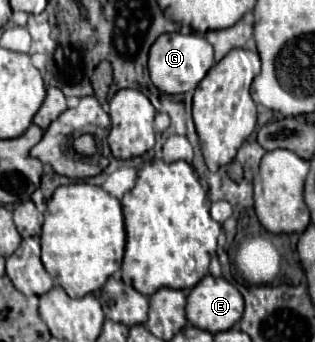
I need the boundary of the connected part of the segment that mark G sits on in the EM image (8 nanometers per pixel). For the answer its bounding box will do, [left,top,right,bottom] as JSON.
[148,33,214,93]

